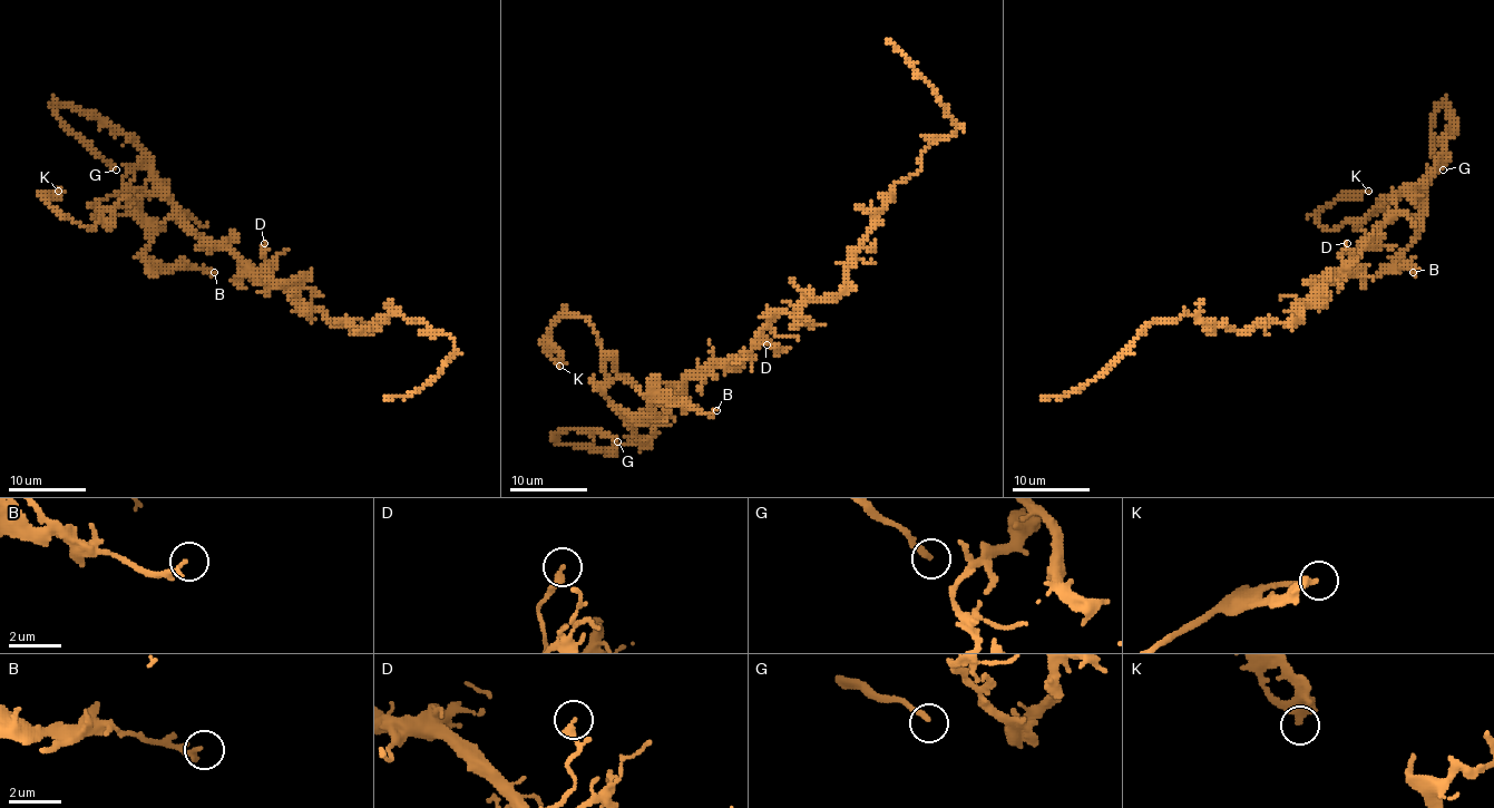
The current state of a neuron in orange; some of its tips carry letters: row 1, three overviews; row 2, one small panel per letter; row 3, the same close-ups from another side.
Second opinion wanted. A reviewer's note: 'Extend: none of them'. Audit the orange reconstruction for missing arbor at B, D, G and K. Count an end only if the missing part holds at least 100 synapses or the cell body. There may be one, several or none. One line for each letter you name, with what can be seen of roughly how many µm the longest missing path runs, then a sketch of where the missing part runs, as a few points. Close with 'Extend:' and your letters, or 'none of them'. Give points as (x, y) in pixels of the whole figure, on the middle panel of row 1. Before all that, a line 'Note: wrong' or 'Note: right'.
Note: right
Extend: none of them

